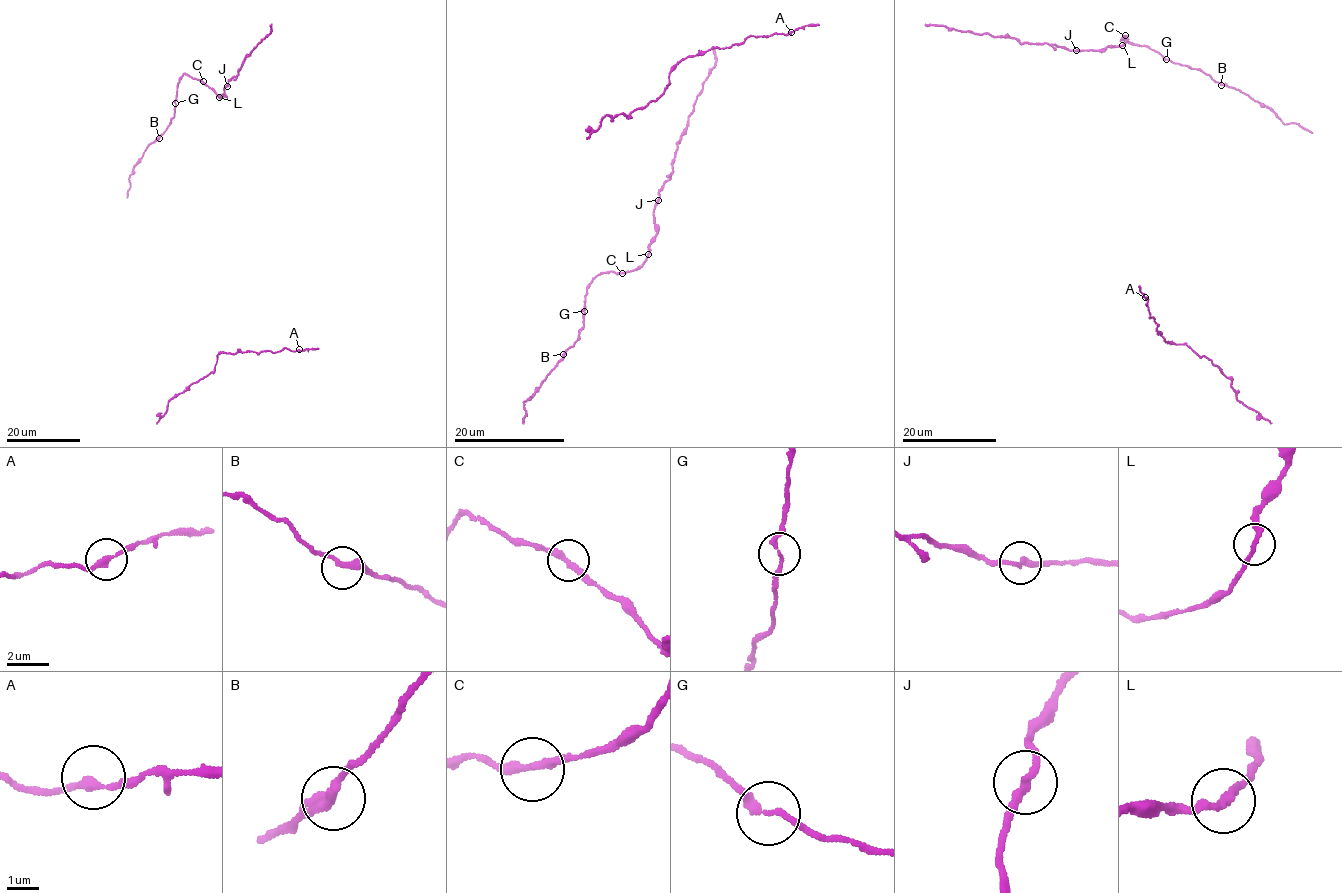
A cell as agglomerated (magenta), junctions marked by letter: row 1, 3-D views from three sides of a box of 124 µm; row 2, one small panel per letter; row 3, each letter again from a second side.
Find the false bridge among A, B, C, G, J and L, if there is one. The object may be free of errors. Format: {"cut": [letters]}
{"cut": []}

